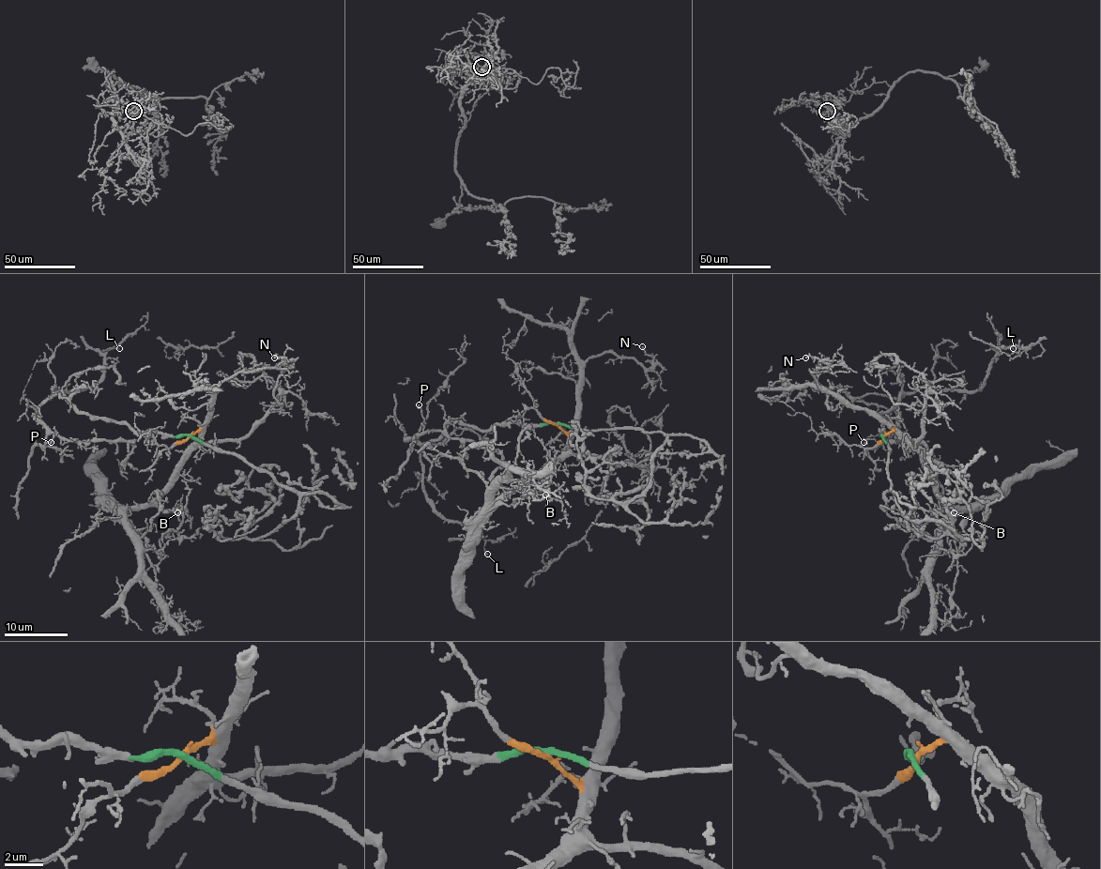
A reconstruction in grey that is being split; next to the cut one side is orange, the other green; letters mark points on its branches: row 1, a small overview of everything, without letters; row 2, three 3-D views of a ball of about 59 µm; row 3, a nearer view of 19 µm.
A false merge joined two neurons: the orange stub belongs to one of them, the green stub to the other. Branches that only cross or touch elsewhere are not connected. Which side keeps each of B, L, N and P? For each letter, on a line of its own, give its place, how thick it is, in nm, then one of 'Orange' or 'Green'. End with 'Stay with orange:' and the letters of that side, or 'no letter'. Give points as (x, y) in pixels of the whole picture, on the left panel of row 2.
B: Place: (177, 512). Thickness 130 nm. Orange
L: Place: (119, 348). Thickness 120 nm. Green
N: Place: (274, 358). Thickness 160 nm. Orange
P: Place: (51, 442). Thickness 160 nm. Green
Stay with orange: B, N

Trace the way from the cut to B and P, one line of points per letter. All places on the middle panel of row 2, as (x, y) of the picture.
B: (557, 425), (566, 434), (565, 450), (527, 484), (540, 486), (545, 494)
P: (557, 423), (501, 422), (477, 430), (453, 422), (438, 438), (420, 443), (405, 438), (422, 432), (418, 404)

